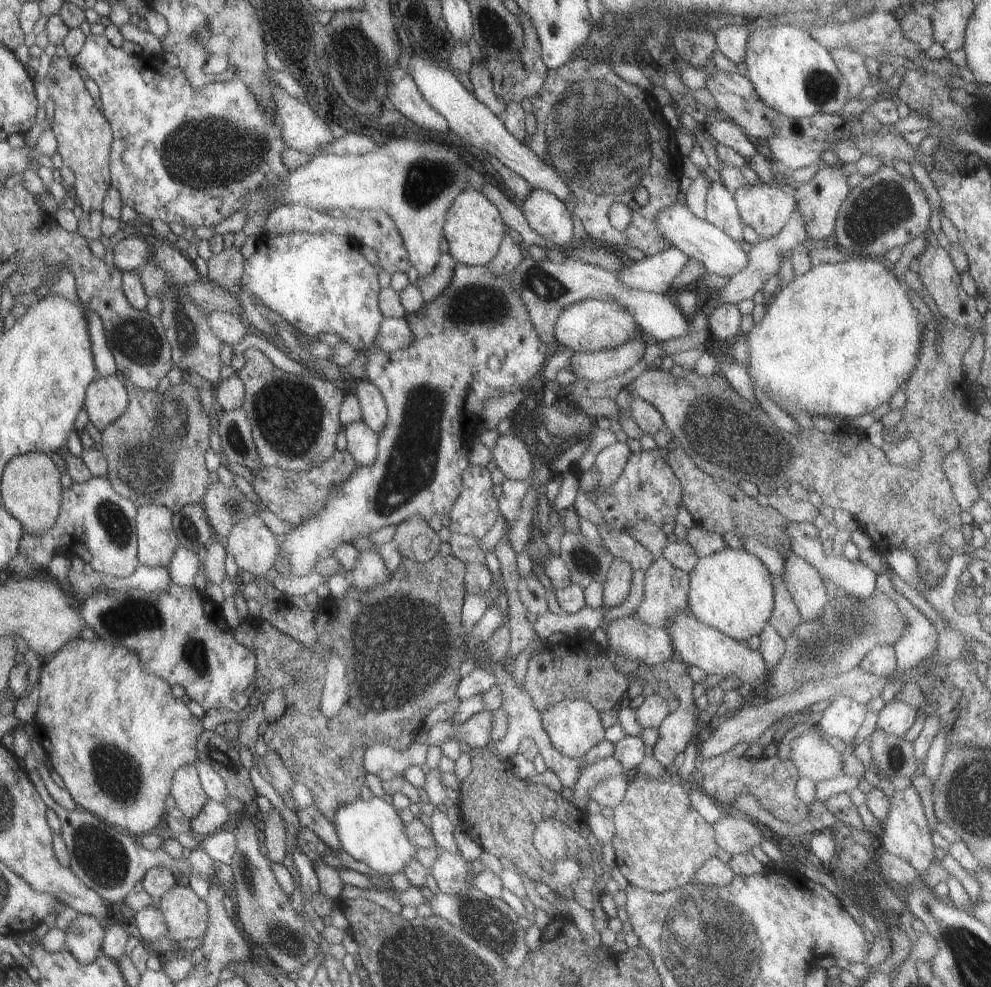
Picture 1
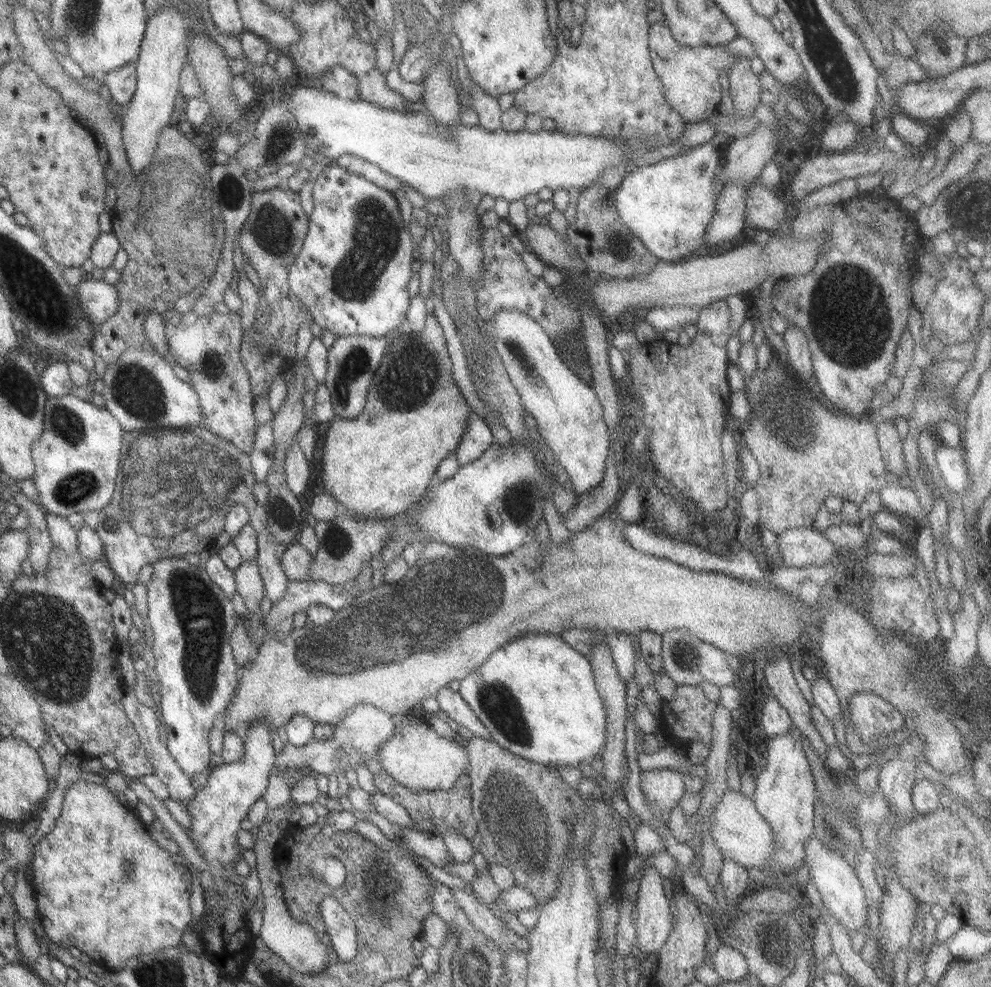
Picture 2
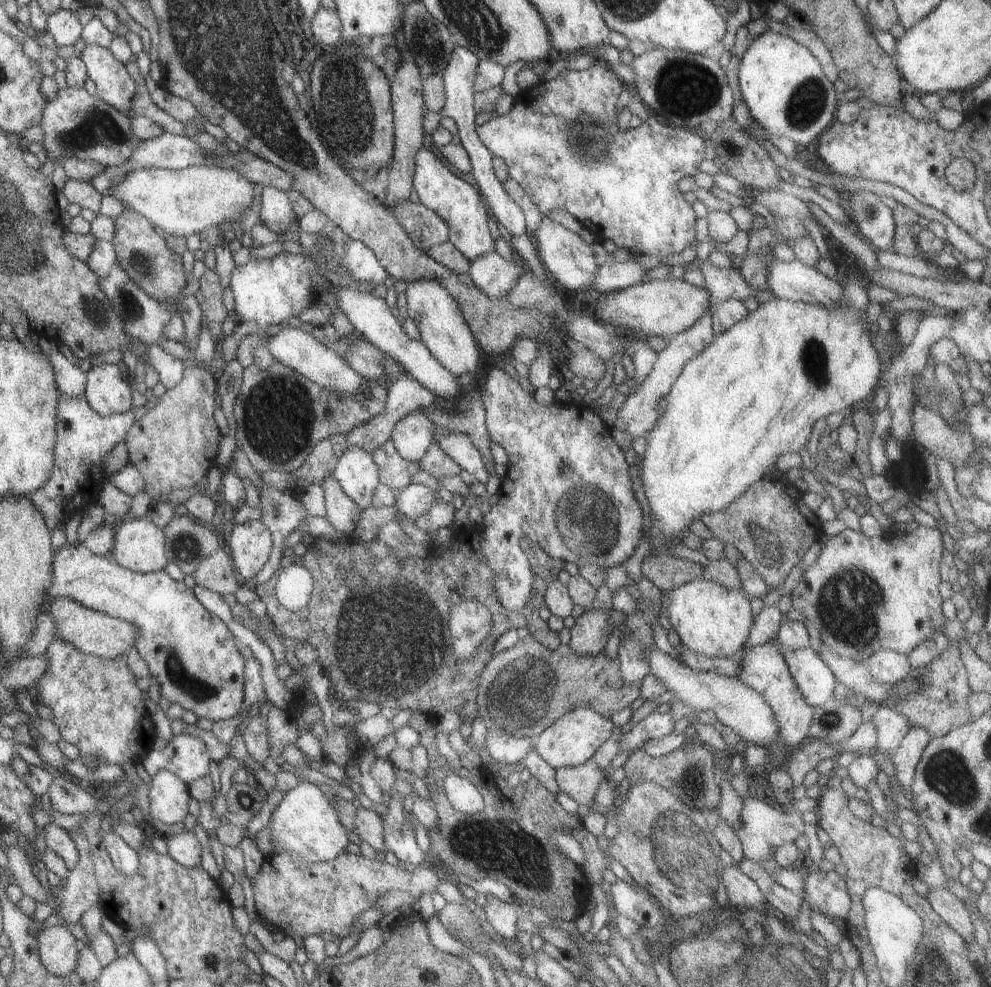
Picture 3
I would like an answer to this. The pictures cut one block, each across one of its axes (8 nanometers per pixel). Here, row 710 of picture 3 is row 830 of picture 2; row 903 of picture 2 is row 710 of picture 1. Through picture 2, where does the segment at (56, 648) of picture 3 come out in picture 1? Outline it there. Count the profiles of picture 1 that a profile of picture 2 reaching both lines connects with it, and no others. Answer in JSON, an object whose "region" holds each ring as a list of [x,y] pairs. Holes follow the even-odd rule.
{"region":[[[71,638],[48,659],[39,670],[33,728],[52,770],[64,782],[77,808],[136,838],[155,832],[167,811],[163,802],[169,795],[173,772],[197,759],[195,742],[202,731],[201,720],[189,713],[181,699],[170,695],[168,682],[147,674],[139,657],[123,646],[97,638]]]}

